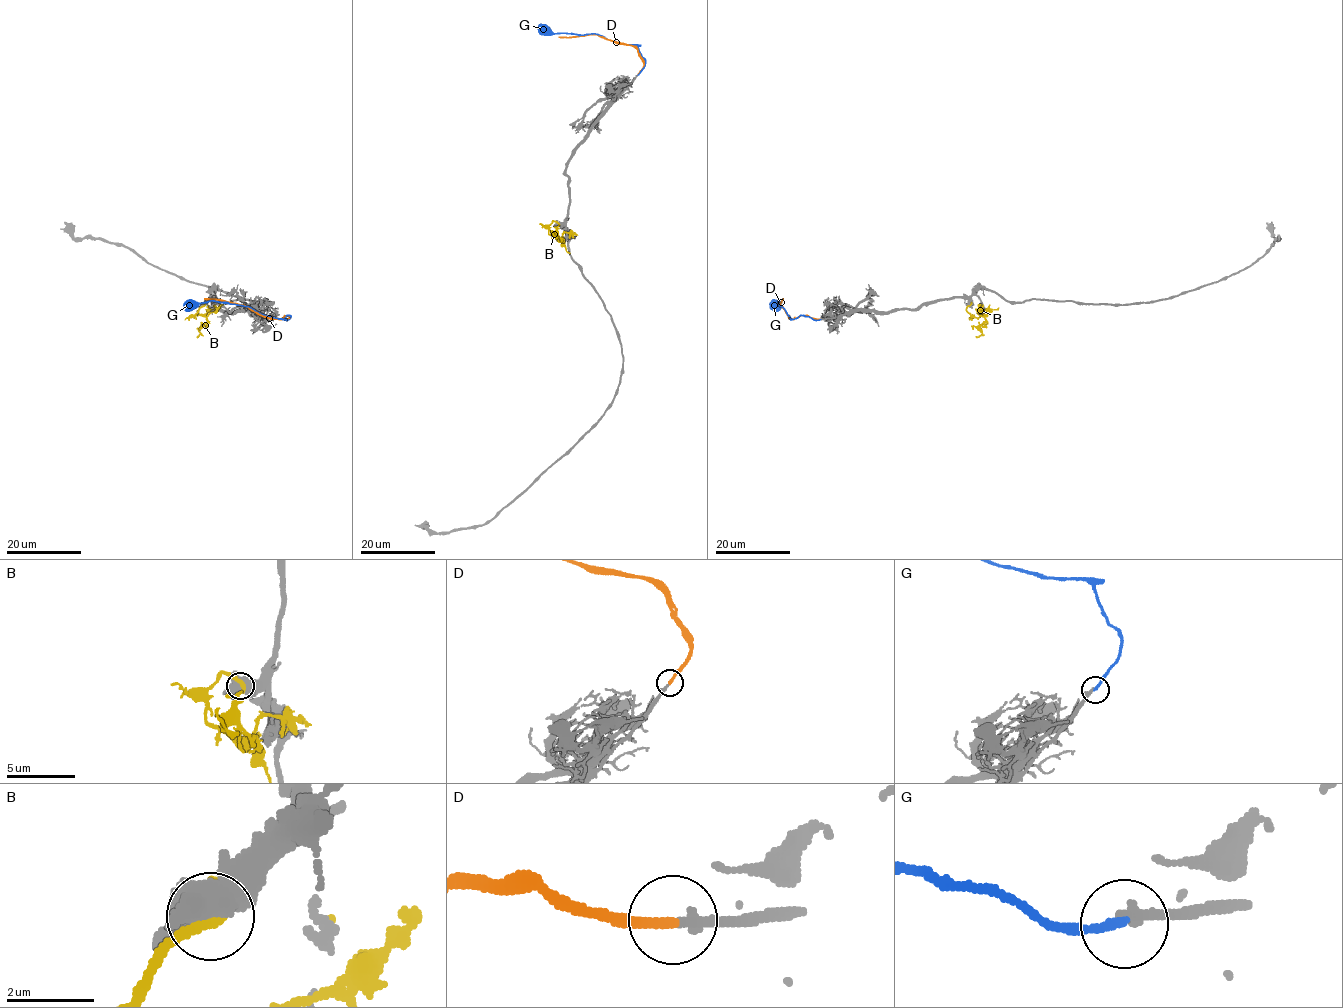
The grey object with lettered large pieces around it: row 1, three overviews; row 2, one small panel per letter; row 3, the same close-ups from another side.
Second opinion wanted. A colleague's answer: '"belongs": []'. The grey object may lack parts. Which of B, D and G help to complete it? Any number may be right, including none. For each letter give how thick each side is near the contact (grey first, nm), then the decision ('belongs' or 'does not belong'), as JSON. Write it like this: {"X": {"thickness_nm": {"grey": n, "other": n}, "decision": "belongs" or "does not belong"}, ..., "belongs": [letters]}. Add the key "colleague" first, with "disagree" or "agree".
{"colleague": "disagree", "B": {"thickness_nm": {"grey": 650, "other": 360}, "decision": "does not belong"}, "D": {"thickness_nm": {"grey": 240, "other": 240}, "decision": "belongs"}, "G": {"thickness_nm": {"grey": 260, "other": 200}, "decision": "does not belong"}, "belongs": ["D"]}

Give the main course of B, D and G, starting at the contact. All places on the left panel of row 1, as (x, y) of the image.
B: (204, 305), (194, 314), (194, 318), (200, 315), (207, 322), (198, 336)
D: (283, 319), (289, 317), (261, 316), (244, 306), (204, 298)
G: (283, 320), (291, 317), (269, 317), (248, 307), (212, 300), (184, 307)

